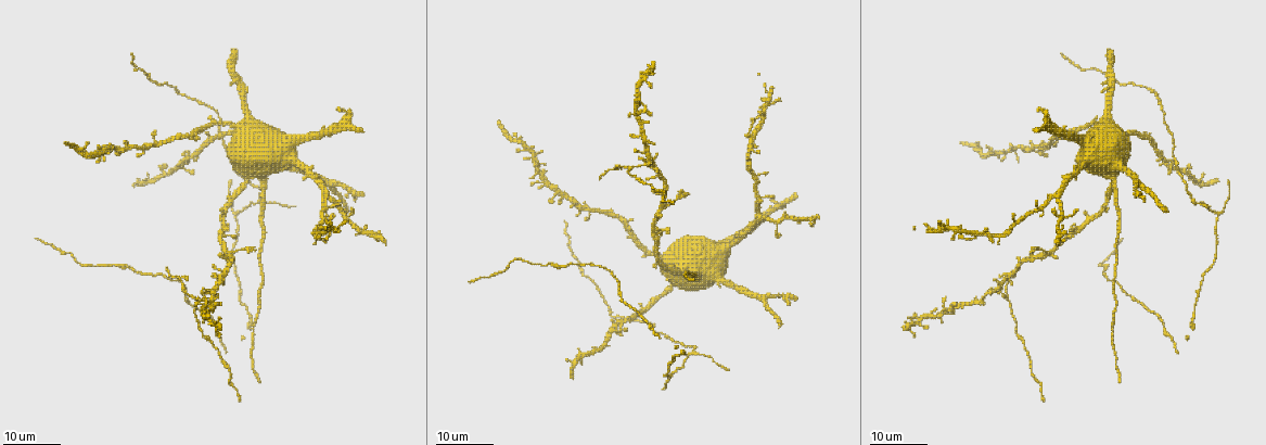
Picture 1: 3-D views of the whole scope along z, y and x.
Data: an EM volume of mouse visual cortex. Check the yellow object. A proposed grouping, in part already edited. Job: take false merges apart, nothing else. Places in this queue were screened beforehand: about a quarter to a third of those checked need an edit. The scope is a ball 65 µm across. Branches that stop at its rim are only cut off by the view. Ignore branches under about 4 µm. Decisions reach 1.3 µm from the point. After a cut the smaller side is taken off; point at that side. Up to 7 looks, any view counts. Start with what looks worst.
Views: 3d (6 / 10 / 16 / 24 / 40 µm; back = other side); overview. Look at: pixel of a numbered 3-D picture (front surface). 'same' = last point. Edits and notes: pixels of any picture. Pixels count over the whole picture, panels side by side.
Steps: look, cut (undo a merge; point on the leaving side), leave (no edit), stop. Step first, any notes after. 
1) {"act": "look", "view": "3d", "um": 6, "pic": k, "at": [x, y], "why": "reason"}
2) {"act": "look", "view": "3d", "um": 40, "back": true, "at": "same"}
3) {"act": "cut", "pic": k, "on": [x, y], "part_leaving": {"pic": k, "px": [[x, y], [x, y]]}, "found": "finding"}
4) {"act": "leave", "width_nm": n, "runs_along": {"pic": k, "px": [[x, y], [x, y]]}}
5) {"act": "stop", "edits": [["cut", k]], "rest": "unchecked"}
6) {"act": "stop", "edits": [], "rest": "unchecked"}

{"act": "look", "view": "3d", "um": 16, "pic": 1, "at": [234, 252]}

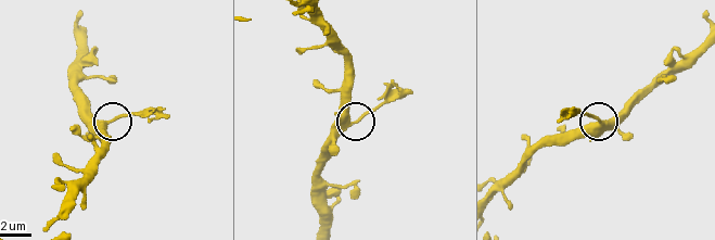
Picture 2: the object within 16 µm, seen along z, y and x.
{"act": "look", "view": "3d", "um": 10, "pic": 2, "at": [113, 120]}

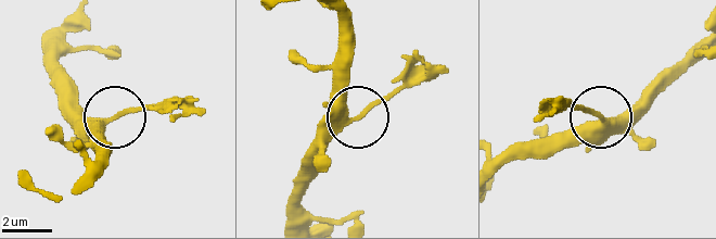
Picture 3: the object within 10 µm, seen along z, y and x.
{"act": "cut", "pic": 3, "on": [145, 105], "part_leaving": {"pic": 3, "px": [[358, 120], [399, 91], [447, 70]]}, "found": "a second cell is stuck on"}

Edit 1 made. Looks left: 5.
{"act": "look", "view": "overview"}

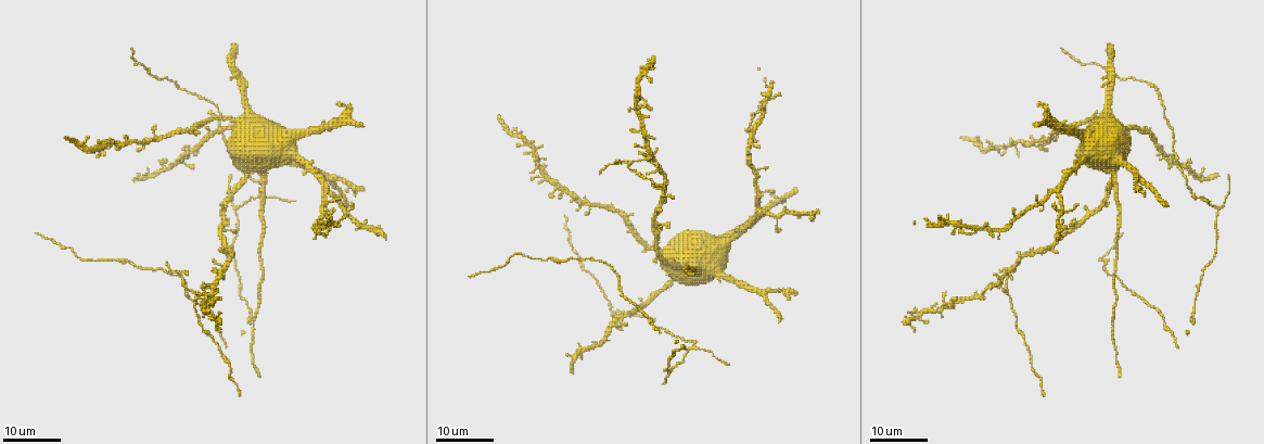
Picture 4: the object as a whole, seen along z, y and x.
{"act": "look", "view": "3d", "um": 16, "pic": 4, "at": [1007, 295], "why": "a fork"}

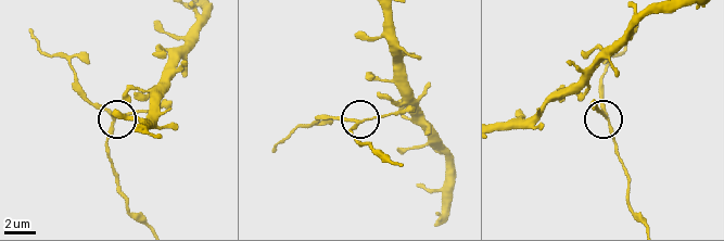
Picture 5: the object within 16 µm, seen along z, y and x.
{"act": "look", "view": "3d", "um": 6, "pic": 5, "at": [356, 123], "why": "closer look"}

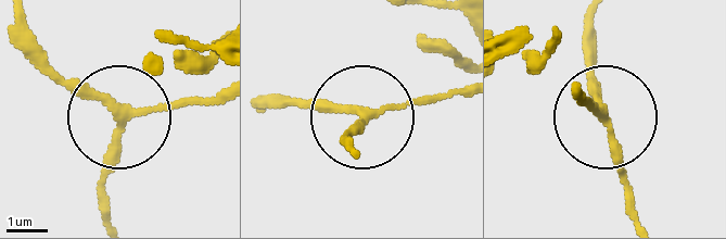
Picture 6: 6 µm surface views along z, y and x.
{"act": "leave", "side_arm_um": 9, "runs_along": {"pic": 6, "px": [[462, 87], [348, 114], [280, 104]]}, "found": "all the same cell"}

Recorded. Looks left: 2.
{"act": "look", "view": "3d", "um": 16, "pic": 4, "at": [693, 347], "why": "a fork"}

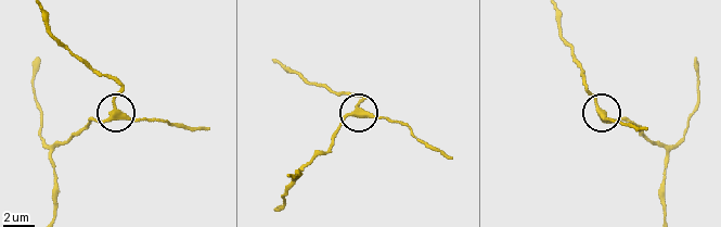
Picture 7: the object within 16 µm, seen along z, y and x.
{"act": "look", "view": "3d", "um": 6, "pic": 7, "at": [358, 113], "why": "zoom in"}

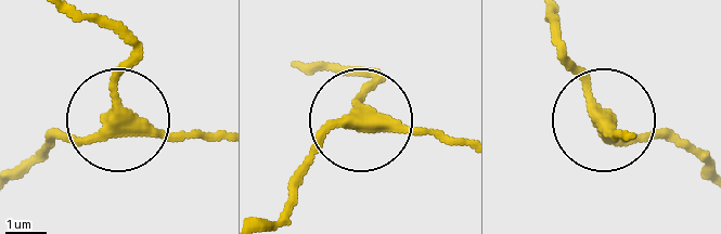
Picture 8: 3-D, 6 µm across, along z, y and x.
{"act": "leave", "found": "all the same cell"}

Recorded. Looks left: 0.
{"act": "stop", "edits": [["cut", 3]], "rest": "unchecked"}

